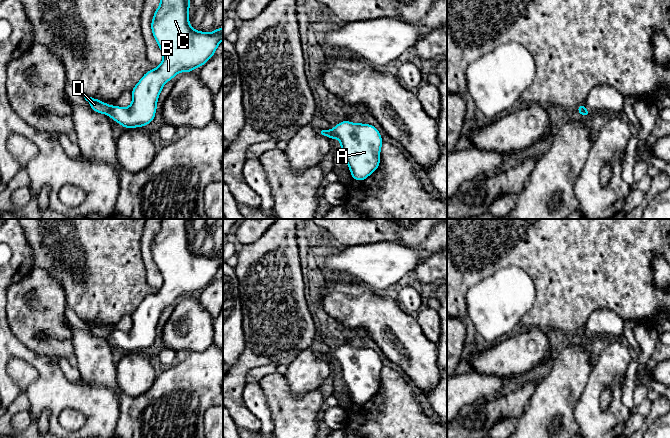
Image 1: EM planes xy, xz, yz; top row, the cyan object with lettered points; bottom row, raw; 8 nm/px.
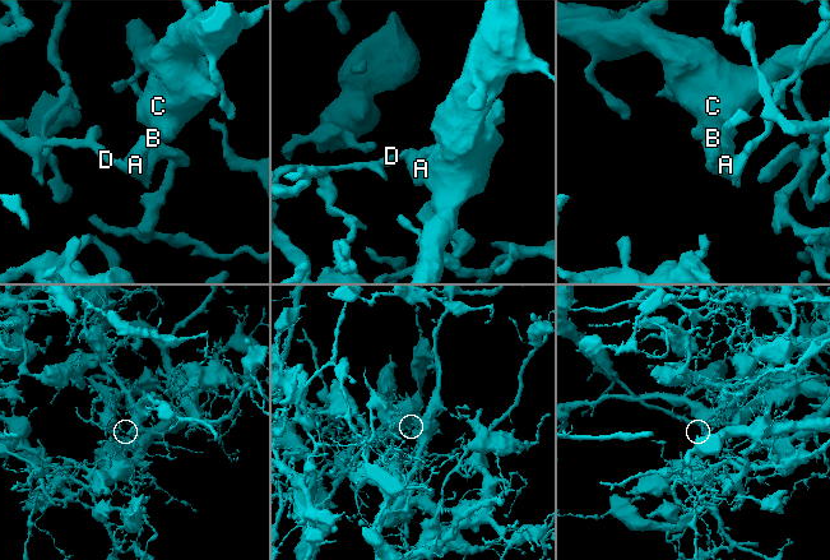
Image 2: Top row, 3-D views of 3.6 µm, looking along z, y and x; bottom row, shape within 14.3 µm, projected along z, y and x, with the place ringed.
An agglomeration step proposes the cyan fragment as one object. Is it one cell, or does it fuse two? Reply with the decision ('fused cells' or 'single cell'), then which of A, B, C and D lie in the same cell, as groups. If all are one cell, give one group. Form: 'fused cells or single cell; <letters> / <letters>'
fused cells; A B C / D

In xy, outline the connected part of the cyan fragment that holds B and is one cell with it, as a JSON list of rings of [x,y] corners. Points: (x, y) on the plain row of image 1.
[[[161,219],[161,226],[154,237],[151,253],[155,264],[164,280],[156,293],[143,299],[131,315],[133,325],[128,332],[110,329],[109,340],[124,352],[144,351],[152,346],[157,332],[157,323],[166,306],[173,303],[179,296],[191,296],[203,290],[212,280],[223,264],[223,251],[214,256],[195,255],[189,249],[190,219]]]

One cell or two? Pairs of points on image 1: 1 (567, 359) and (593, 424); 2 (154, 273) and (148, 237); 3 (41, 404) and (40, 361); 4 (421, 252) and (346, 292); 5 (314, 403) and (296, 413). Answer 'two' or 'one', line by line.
1: two
2: one
3: one
4: two
5: one

